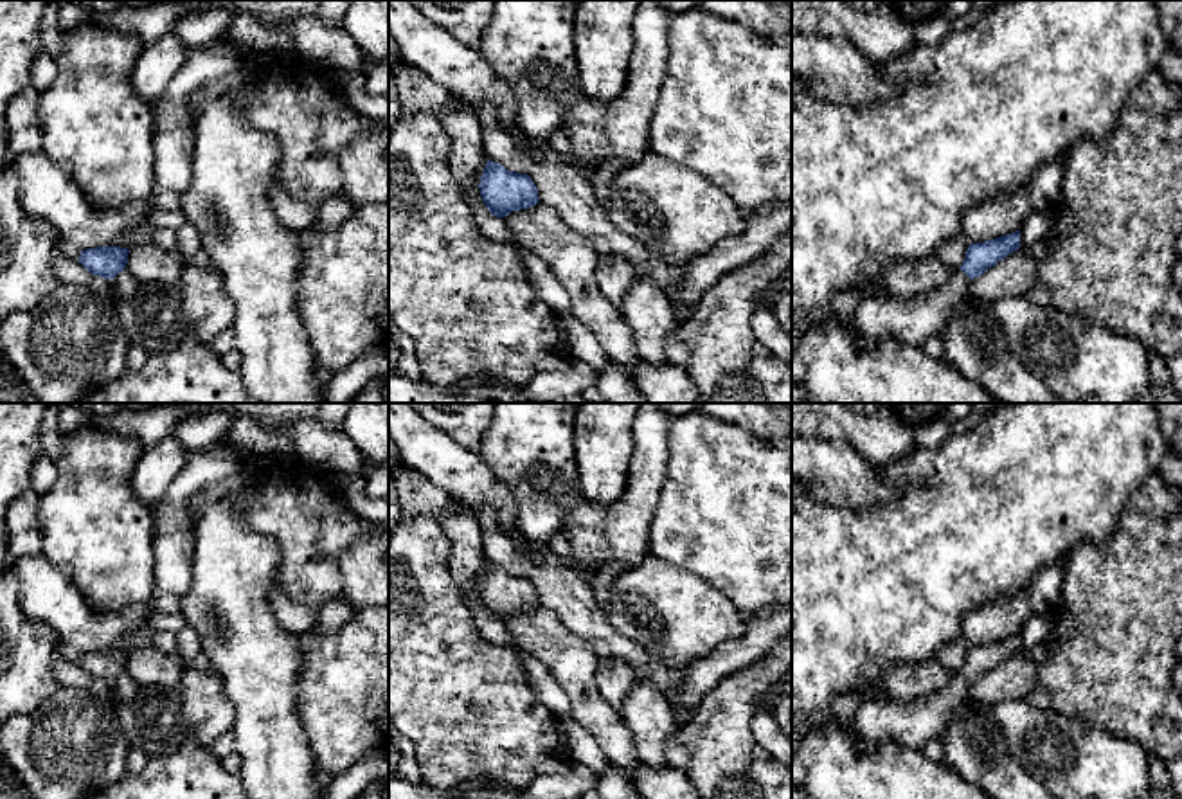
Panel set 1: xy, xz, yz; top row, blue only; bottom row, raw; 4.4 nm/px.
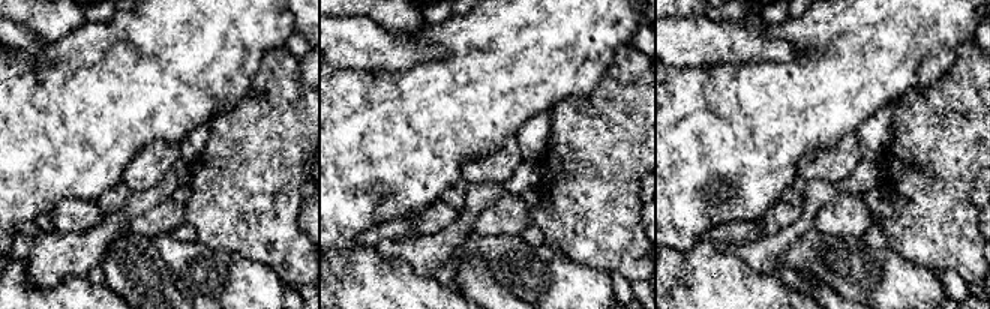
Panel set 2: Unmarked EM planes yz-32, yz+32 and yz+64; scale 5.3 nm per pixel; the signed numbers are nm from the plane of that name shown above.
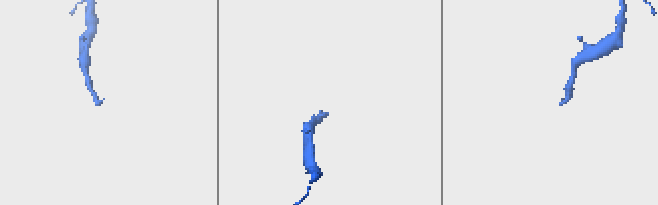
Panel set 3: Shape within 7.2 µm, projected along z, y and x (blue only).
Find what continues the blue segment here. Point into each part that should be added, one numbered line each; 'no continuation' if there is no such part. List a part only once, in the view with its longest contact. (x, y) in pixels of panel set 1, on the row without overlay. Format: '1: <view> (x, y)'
1: xy (123, 688)

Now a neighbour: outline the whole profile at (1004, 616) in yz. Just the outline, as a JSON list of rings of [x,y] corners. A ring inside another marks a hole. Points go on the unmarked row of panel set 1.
[[[1024,587],[970,610],[961,624],[961,635],[972,646],[982,646],[1020,633],[1031,615],[1031,599]]]

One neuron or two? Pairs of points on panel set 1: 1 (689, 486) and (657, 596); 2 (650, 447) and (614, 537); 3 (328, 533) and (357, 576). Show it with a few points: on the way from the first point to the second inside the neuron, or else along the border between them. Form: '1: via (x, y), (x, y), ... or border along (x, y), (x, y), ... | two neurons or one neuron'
1: border along (648, 551), (706, 582) | two neurons
2: via (648, 468), (641, 497), (630, 515) | one neuron
3: border along (369, 529), (339, 558), (340, 594) | two neurons

